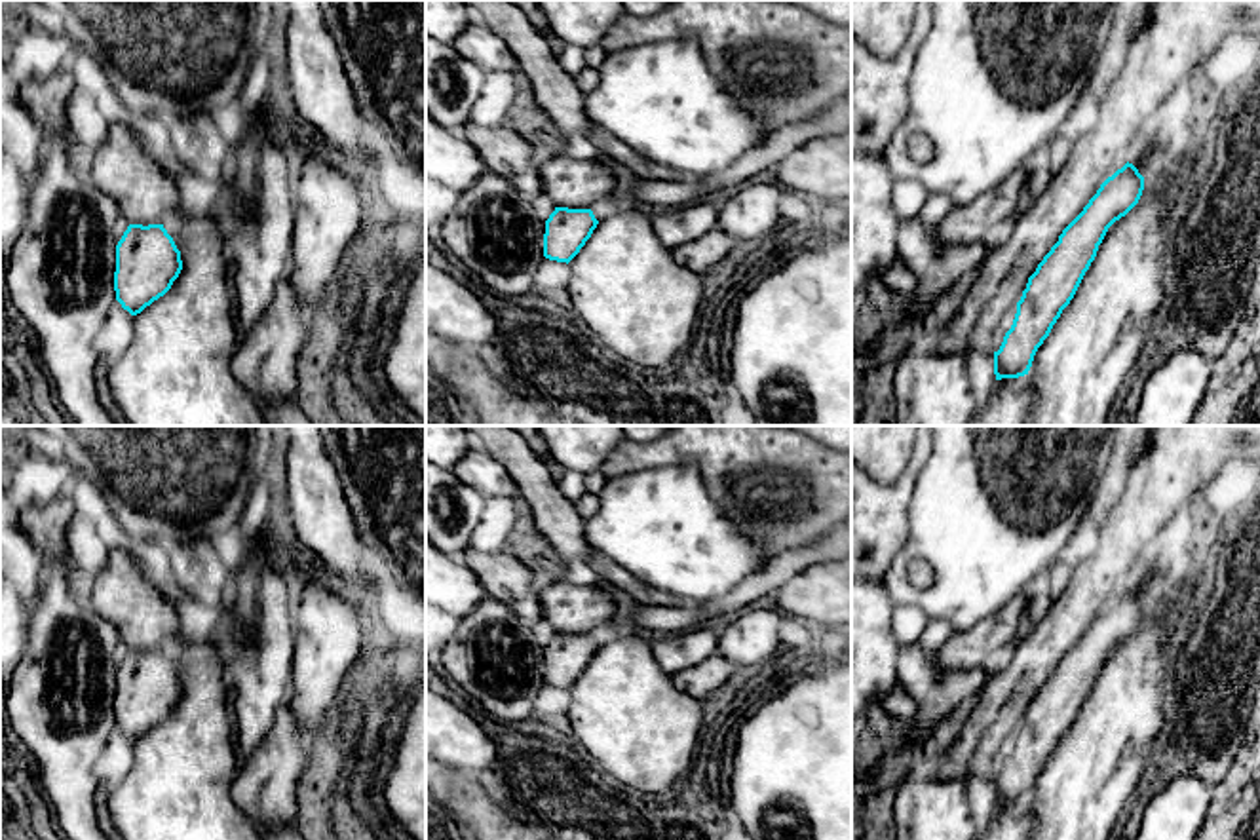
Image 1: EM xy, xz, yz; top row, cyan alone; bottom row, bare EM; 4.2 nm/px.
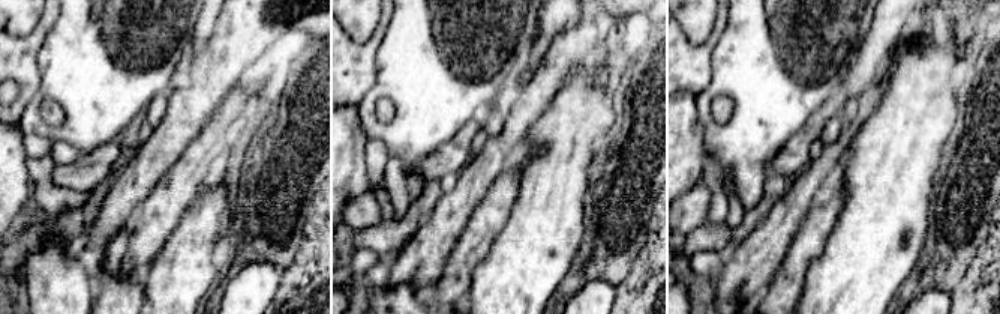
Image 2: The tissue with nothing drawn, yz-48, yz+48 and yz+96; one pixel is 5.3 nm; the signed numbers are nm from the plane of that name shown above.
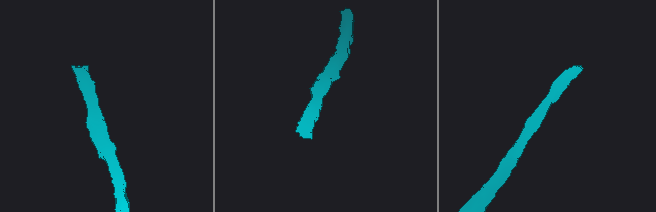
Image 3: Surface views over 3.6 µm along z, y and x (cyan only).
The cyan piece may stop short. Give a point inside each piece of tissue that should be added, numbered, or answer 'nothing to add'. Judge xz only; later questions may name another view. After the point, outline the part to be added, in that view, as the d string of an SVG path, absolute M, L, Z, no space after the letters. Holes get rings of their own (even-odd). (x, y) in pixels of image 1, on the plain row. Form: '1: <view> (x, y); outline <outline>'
1: xz (571, 609); outline M564 578L540 593L542 620L557 633L591 635L614 620L616 604L602 585L572 585Z

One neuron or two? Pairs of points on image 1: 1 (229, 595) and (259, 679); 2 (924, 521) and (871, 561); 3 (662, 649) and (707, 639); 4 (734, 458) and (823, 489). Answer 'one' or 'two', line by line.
1: one
2: two
3: one
4: one

